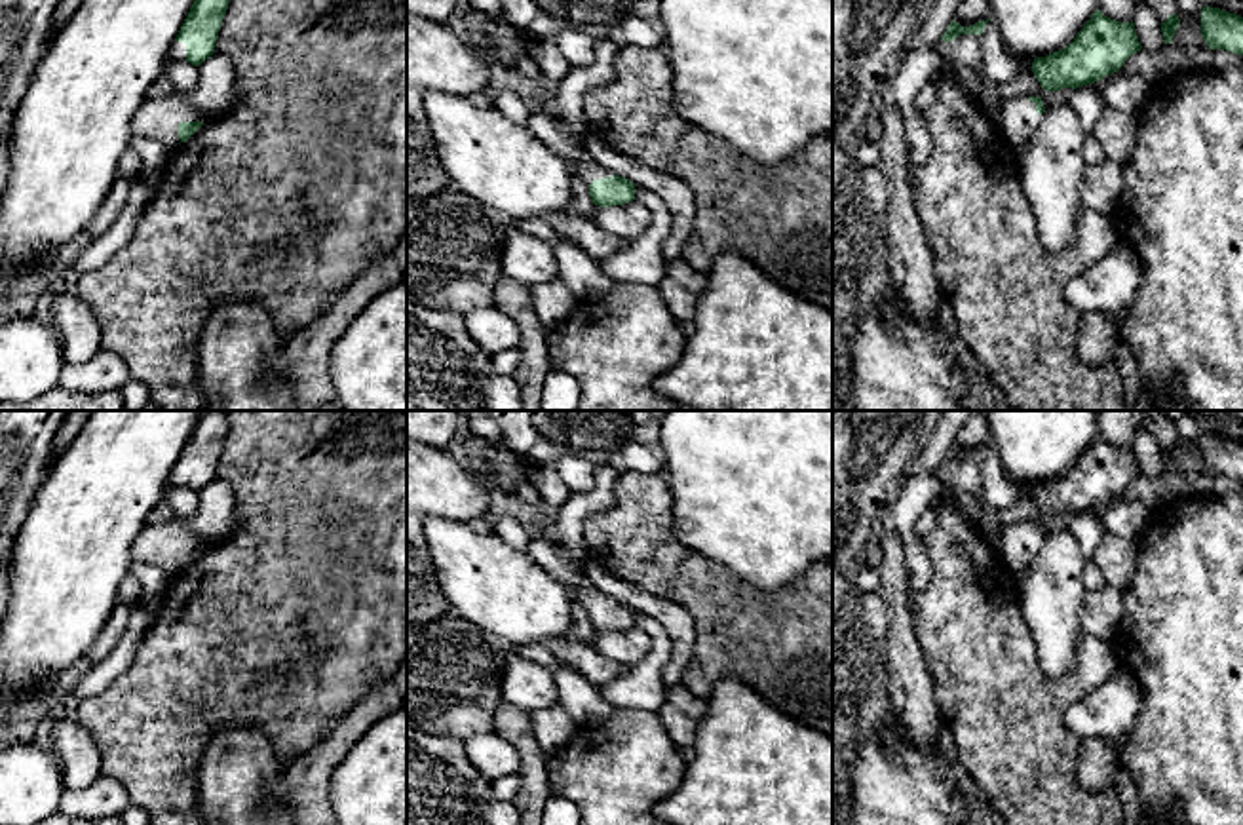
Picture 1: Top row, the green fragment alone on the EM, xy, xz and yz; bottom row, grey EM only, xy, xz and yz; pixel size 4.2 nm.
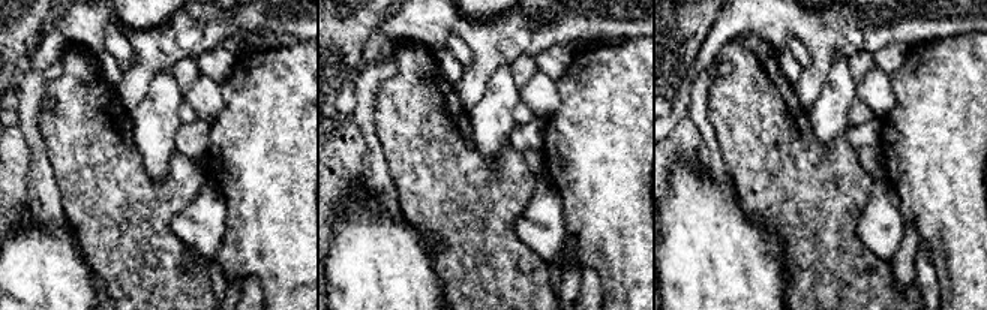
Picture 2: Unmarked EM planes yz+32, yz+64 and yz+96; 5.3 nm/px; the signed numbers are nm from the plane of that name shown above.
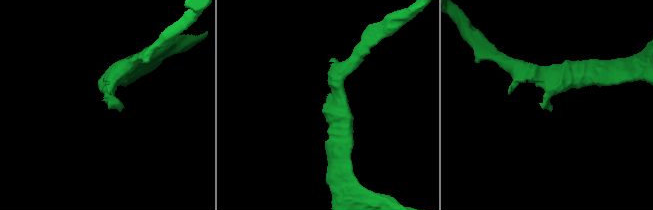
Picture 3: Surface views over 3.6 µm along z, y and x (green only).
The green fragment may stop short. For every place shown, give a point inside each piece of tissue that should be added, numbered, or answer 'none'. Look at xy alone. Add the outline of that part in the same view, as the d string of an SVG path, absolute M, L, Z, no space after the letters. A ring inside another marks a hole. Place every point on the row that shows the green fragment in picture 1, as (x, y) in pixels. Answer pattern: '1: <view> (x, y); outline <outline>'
1: xy (158, 118); outline M181 93L144 101L131 122L135 137L152 137L167 150L179 148L179 124L181 122L207 122L211 114L192 106Z

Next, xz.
1: xz (540, 124); outline M532 105L532 114L526 122L526 129L542 141L551 152L561 156L570 169L572 177L582 177L589 188L589 184L597 179L614 177L616 173L595 163L591 156L568 141L555 125L553 118L542 105Z

